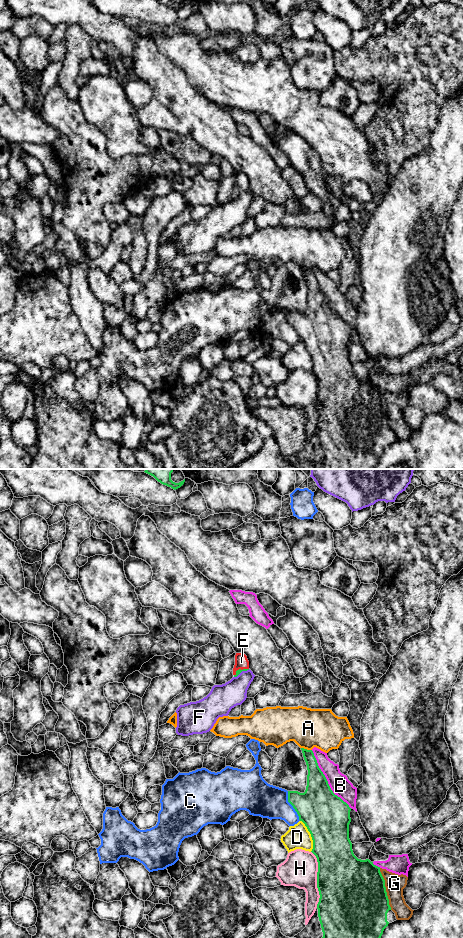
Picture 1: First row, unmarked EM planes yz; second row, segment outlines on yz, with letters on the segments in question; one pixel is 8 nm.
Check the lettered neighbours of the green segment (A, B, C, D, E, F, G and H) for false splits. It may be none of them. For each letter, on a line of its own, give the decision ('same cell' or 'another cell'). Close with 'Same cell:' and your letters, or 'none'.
A: another cell
B: another cell
C: another cell
D: another cell
E: same cell
F: another cell
G: another cell
H: another cell
Same cell: E

